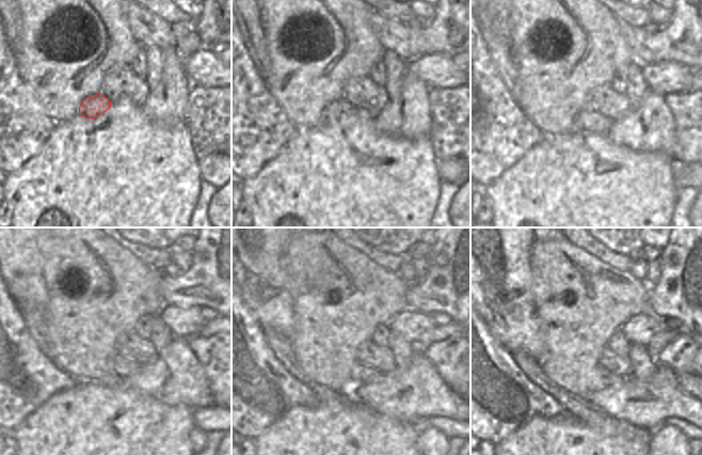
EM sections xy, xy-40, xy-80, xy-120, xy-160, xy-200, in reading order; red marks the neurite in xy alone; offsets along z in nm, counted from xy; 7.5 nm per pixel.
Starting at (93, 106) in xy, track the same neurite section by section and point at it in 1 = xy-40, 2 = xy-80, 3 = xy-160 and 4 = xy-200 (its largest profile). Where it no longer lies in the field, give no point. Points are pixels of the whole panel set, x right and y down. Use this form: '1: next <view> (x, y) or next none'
1: next xy-40 (331, 114)
2: next xy-80 (587, 120)
3: next xy-160 (361, 373)
4: next xy-200 (609, 379)

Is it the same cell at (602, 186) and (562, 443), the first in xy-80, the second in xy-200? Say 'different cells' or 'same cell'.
same cell

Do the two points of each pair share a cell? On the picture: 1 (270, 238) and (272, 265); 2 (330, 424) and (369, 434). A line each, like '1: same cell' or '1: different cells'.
1: same cell
2: same cell

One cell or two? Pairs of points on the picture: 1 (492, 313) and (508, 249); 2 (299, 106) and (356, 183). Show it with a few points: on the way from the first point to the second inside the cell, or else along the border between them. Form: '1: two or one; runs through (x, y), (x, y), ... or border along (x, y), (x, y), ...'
1: one; runs through (496, 297), (497, 278), (506, 269), (506, 265)
2: two; border along (318, 124), (299, 129)

